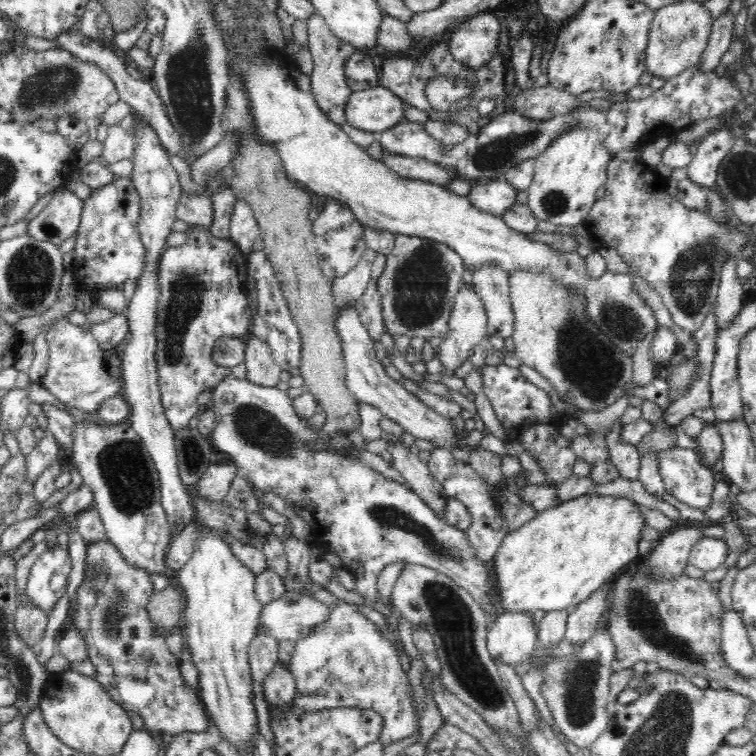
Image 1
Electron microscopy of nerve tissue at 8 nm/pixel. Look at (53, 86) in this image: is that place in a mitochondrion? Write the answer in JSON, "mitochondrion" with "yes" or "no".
{"mitochondrion":"yes"}

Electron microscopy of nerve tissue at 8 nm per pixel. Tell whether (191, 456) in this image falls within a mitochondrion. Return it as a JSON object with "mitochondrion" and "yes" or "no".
{"mitochondrion":"yes"}

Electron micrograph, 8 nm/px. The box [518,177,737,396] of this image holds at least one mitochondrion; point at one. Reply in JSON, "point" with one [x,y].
{"point":[694,270]}

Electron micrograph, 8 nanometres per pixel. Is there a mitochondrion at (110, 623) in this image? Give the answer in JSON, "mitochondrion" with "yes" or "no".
{"mitochondrion":"yes"}

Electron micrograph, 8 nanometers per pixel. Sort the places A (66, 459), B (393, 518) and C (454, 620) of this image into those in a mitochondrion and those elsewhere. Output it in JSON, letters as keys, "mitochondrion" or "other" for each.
{"A":"other","B":"mitochondrion","C":"mitochondrion"}

